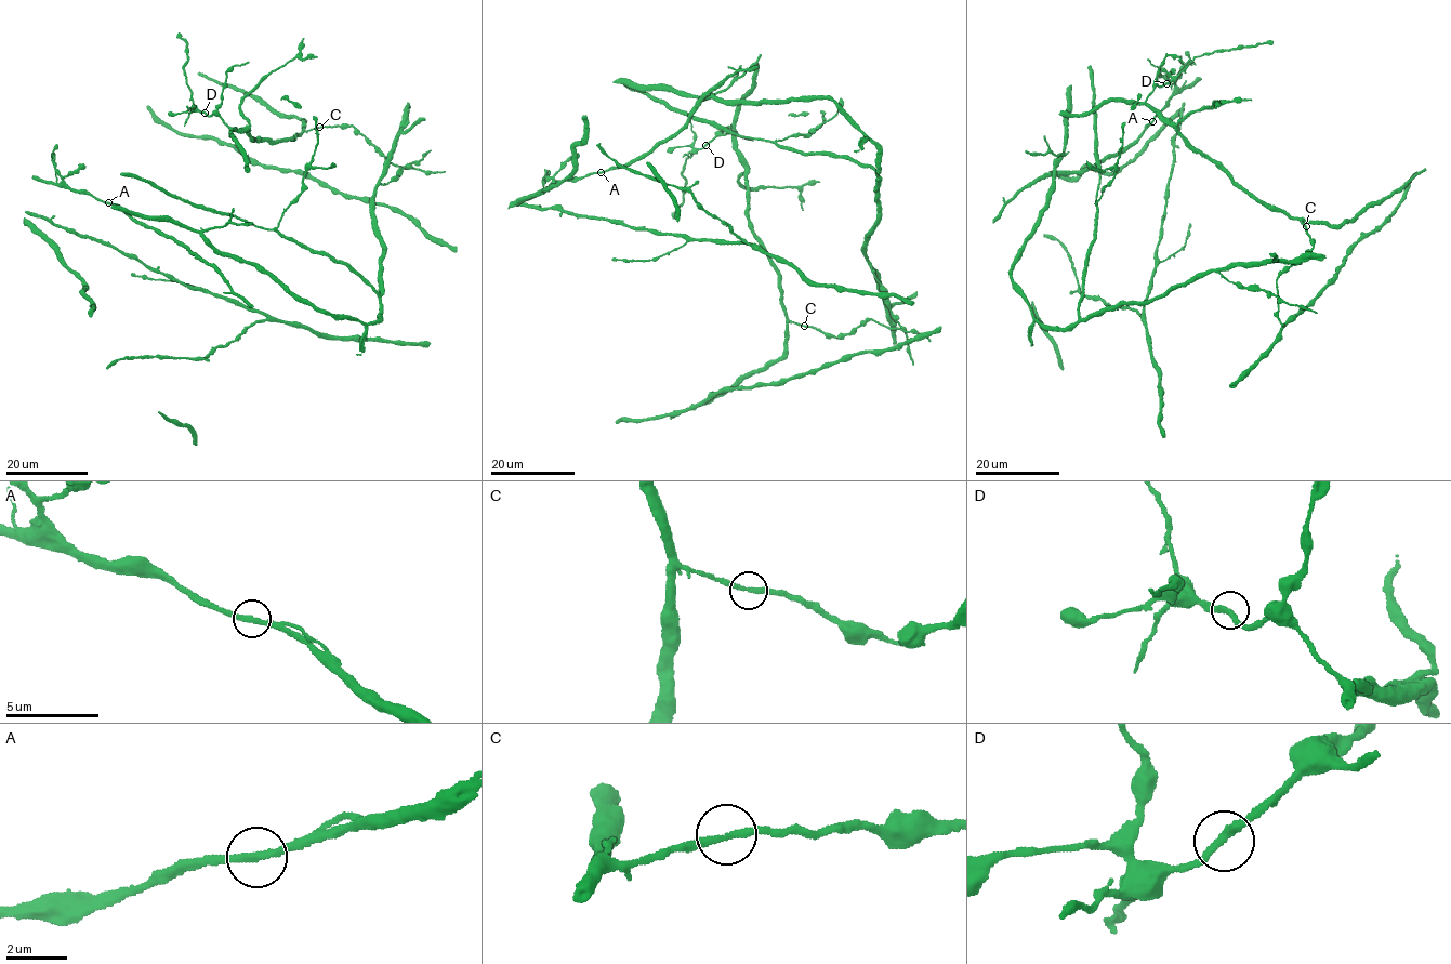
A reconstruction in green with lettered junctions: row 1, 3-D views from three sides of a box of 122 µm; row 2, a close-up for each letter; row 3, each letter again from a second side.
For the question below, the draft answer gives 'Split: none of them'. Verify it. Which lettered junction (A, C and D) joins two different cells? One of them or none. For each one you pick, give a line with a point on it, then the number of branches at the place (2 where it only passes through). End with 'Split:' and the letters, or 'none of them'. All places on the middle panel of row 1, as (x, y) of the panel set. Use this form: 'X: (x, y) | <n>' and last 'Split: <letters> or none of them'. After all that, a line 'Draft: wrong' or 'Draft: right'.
Split: none of them
Draft: right

